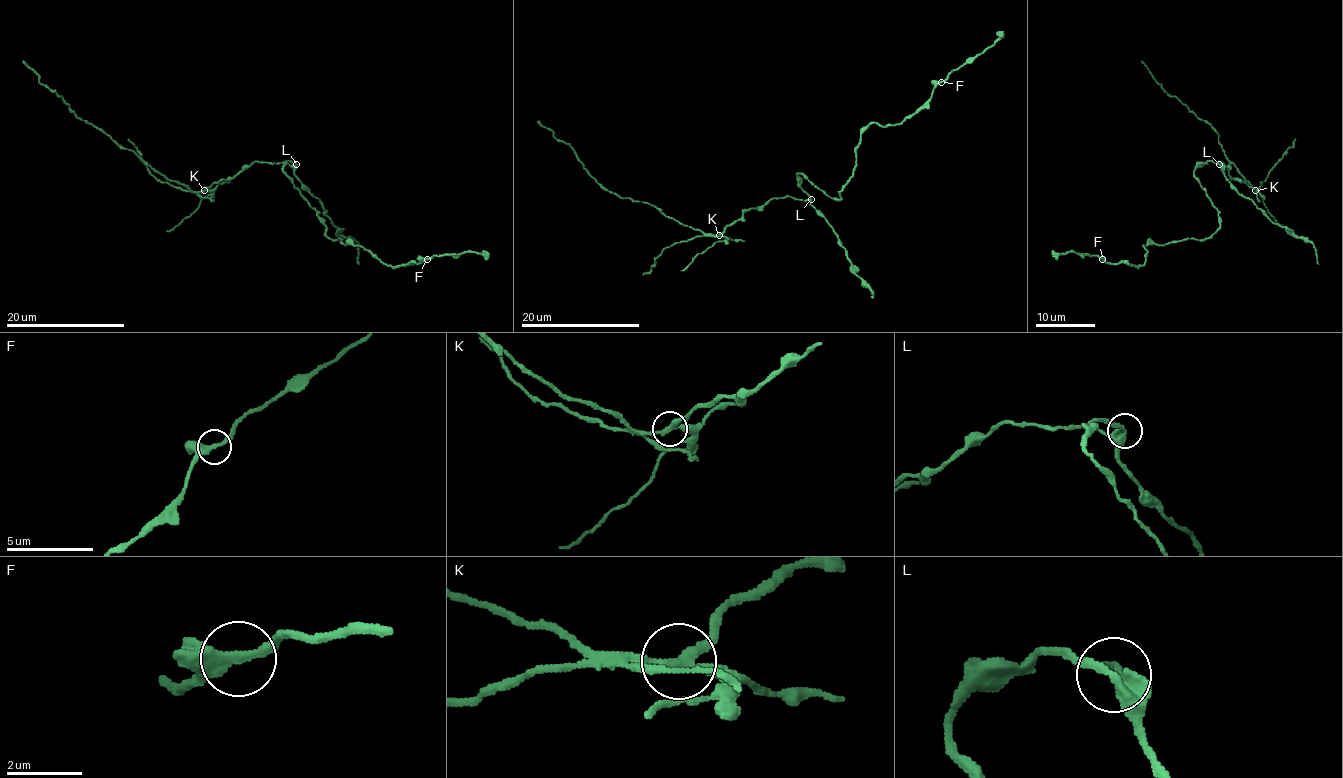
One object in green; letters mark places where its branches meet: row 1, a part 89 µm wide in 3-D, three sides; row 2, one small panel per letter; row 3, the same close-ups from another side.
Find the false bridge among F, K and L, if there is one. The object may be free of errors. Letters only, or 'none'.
K

